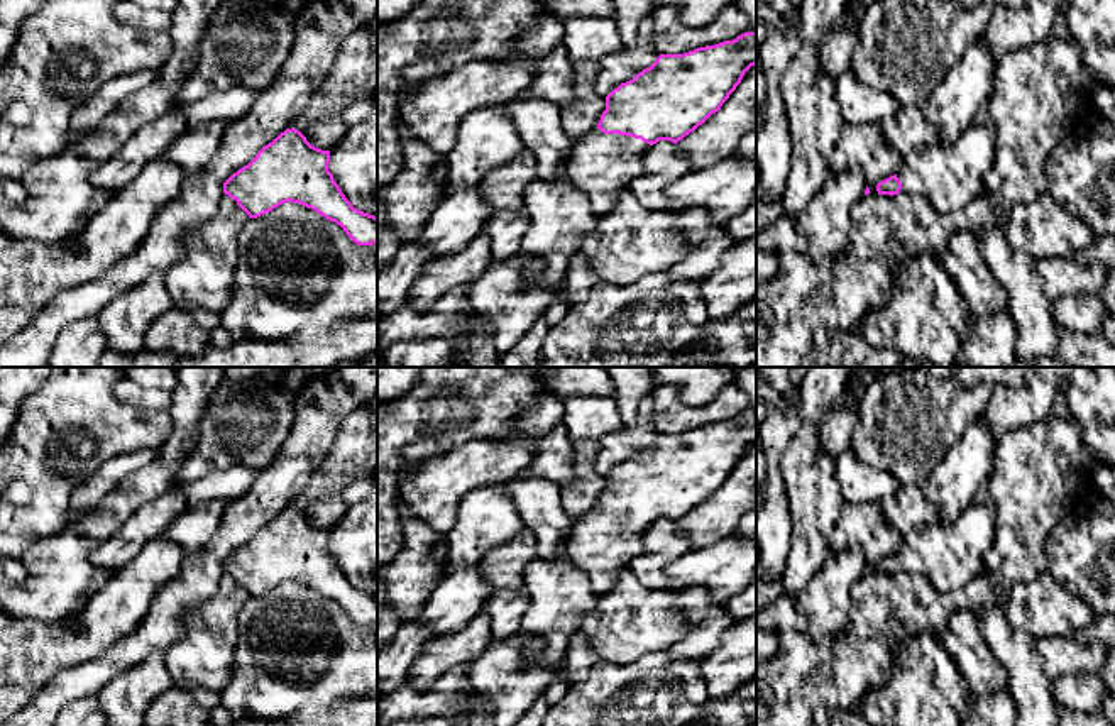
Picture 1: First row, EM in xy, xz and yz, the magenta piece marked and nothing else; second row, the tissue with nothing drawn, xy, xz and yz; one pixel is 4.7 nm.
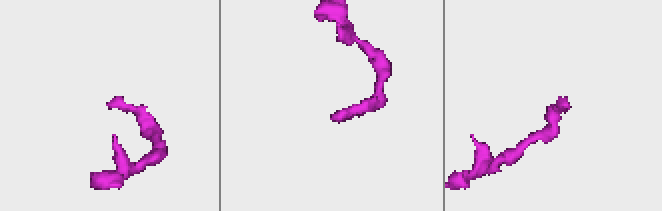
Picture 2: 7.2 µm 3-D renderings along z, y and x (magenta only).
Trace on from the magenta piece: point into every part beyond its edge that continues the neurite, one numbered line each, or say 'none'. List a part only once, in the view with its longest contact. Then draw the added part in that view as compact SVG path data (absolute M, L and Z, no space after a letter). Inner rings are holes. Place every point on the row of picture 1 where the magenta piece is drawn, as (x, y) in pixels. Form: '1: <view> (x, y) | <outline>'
1: xz (601, 164) | M596 127L575 139L565 173L589 198L594 213L602 217L616 208L618 193L645 174L648 147L641 139L604 134Z

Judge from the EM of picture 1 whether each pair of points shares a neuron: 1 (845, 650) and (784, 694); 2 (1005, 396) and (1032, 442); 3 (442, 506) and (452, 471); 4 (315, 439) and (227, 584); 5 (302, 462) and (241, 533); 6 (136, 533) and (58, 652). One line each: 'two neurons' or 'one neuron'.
1: one neuron
2: two neurons
3: one neuron
4: two neurons
5: one neuron
6: two neurons

